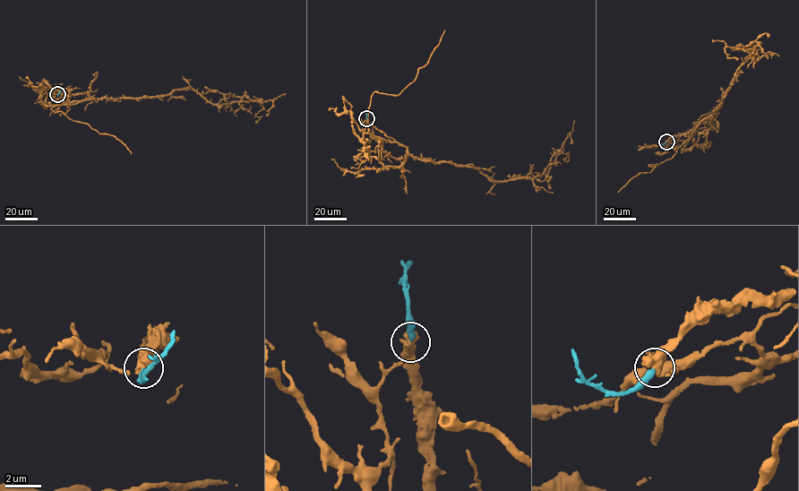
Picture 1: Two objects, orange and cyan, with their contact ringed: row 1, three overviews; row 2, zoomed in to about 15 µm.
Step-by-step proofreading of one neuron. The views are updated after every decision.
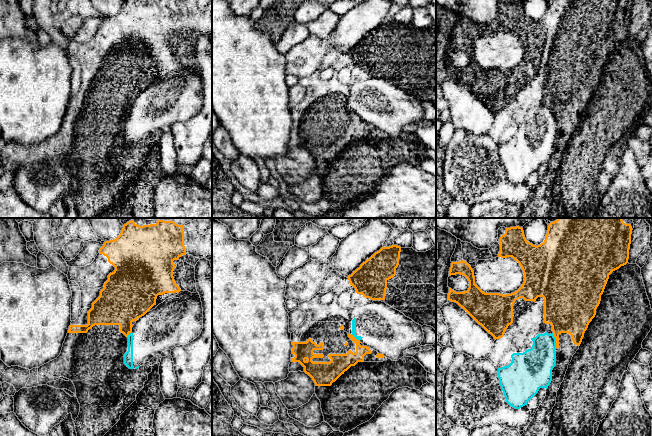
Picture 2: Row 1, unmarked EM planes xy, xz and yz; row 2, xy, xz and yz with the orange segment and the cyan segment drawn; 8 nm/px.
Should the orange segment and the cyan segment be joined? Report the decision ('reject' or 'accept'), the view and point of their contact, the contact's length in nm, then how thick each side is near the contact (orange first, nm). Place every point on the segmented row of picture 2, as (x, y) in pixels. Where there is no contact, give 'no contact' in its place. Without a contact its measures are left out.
reject; contact yz (556, 340); length 120 nm; calibres 340 and 280 nm

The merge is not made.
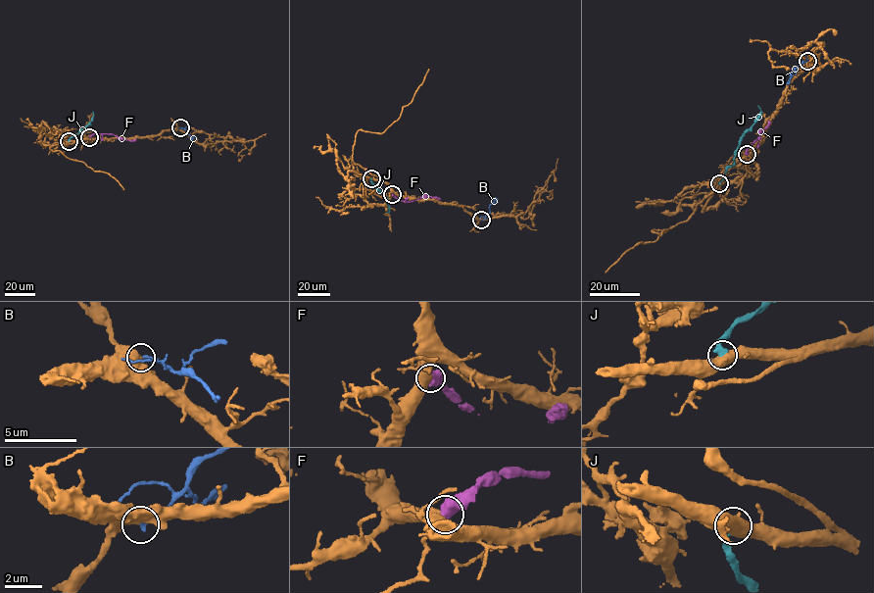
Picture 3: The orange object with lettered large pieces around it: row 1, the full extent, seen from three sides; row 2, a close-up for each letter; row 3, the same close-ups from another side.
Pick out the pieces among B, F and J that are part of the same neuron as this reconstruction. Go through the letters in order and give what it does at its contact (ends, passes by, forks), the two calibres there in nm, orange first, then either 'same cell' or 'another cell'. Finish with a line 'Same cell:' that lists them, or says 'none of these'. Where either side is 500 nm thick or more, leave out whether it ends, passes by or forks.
B: calibres 700 and 220 nm; another cell
F: calibres 480 and 800 nm; another cell
J: calibres 600 and 550 nm; another cell
Same cell: none of these

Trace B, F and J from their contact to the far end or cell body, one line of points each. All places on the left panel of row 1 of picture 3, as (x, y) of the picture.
B: (179, 127), (188, 131), (194, 141)
F: (89, 137), (93, 134), (112, 133), (132, 141), (135, 139)
J: (69, 141), (91, 121), (93, 112)

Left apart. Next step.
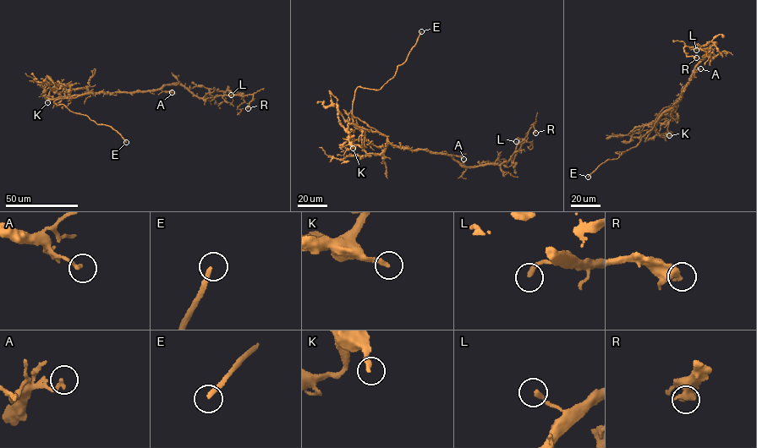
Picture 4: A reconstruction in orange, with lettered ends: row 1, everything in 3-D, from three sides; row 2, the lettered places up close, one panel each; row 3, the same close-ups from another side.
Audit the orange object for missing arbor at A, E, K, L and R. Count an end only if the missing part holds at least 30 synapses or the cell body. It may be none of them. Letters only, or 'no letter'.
E, K

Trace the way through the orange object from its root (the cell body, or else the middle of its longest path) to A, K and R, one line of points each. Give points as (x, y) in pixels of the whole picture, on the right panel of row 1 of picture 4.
A: (675, 102), (693, 72), (700, 68)
K: (675, 102), (670, 109), (677, 106), (673, 112), (657, 117), (661, 124), (659, 133), (669, 135)
R: (675, 102), (697, 65), (708, 54), (712, 58), (715, 56), (709, 48), (684, 47), (687, 56), (696, 57)

